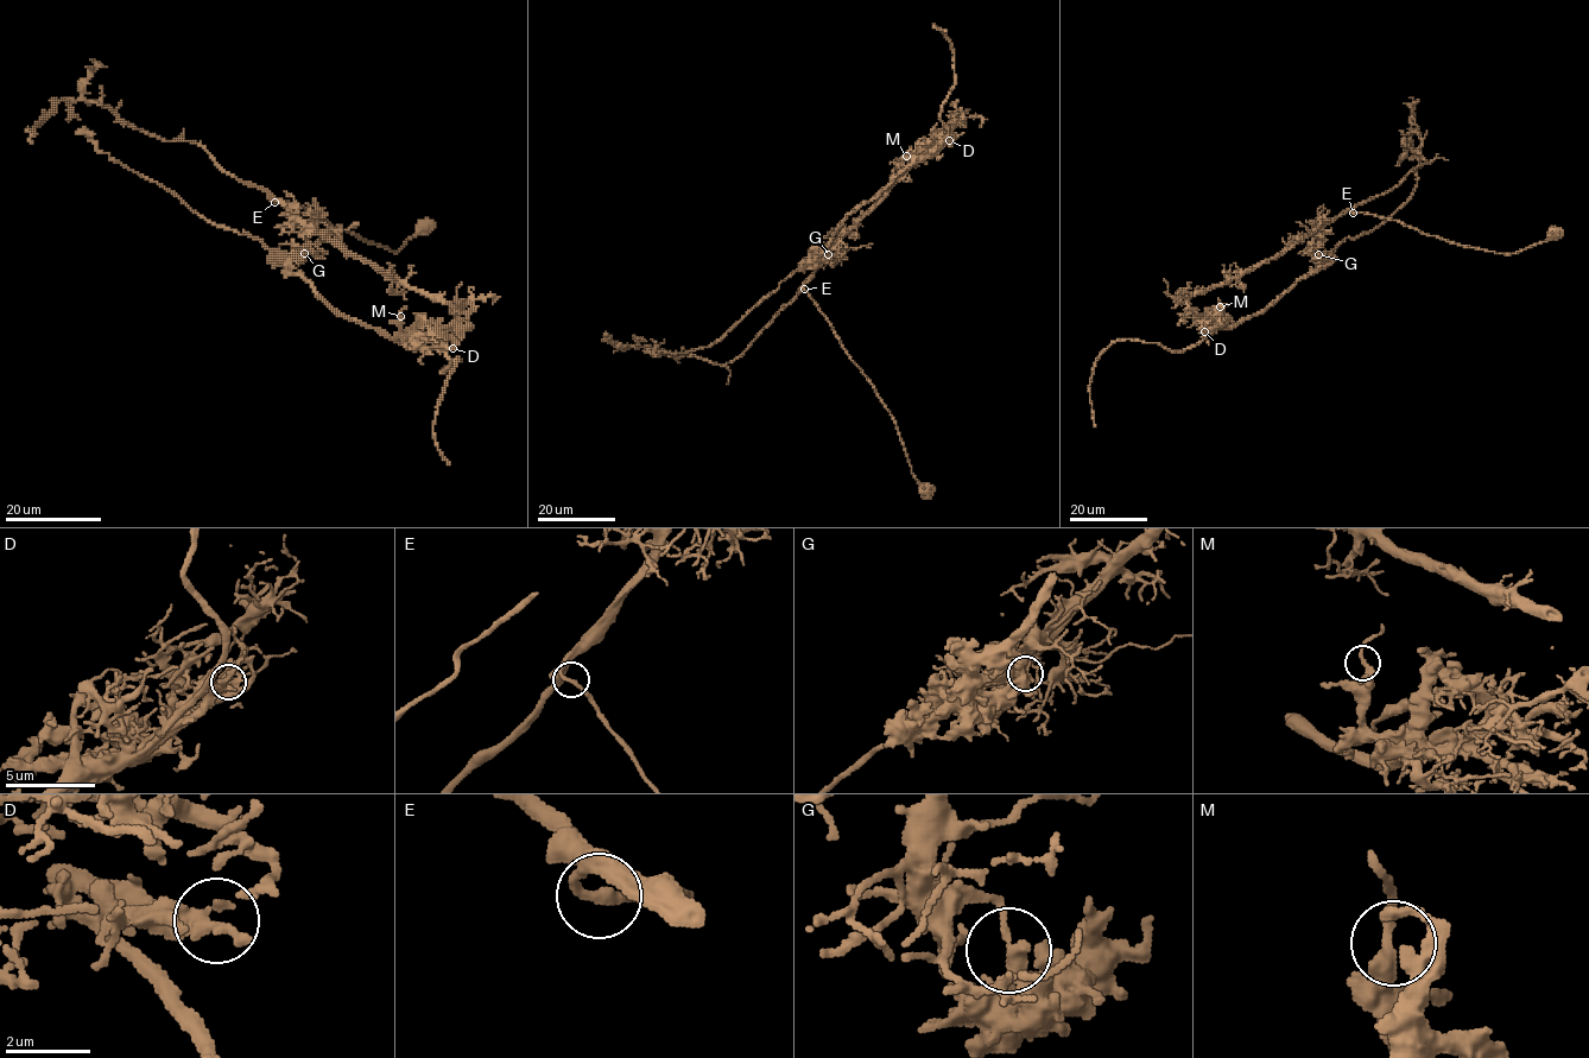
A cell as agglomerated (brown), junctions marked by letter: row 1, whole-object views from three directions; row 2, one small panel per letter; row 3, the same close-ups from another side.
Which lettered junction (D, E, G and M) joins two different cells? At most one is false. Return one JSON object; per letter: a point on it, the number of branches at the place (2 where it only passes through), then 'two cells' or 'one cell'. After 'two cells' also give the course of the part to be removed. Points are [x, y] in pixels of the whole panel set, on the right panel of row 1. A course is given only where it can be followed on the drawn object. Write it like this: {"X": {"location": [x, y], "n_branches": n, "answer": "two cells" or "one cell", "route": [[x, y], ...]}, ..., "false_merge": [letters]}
{"D": {"location": [1204, 331], "n_branches": 2, "answer": "one cell"}, "E": {"location": [1353, 213], "n_branches": 2, "answer": "one cell"}, "G": {"location": [1318, 254], "n_branches": 2, "answer": "two cells", "route": [[1318, 254], [1317, 270], [1265, 310], [1217, 325], [1181, 352], [1116, 340], [1090, 380], [1095, 426]]}, "M": {"location": [1220, 306], "n_branches": 2, "answer": "one cell"}, "false_merge": ["G"]}

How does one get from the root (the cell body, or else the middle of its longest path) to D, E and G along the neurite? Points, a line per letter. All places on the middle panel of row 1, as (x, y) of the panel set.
D: (928, 489), (912, 472), (892, 416), (802, 287), (830, 247), (824, 257), (817, 253), (846, 217), (949, 140)
E: (928, 489), (912, 472), (892, 416), (804, 289)
G: (928, 489), (912, 472), (892, 416), (847, 353), (828, 320), (802, 287), (830, 247), (828, 254)

